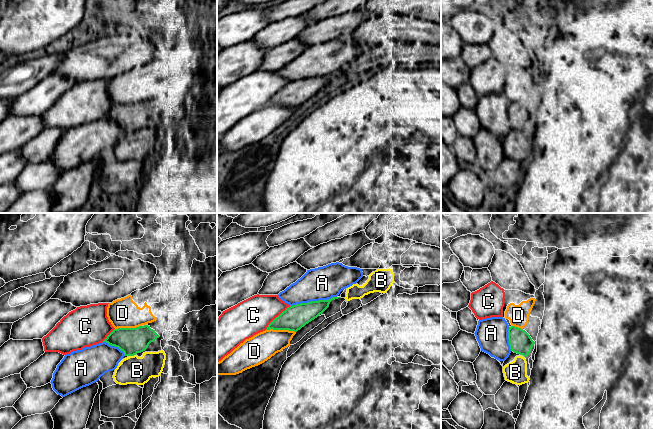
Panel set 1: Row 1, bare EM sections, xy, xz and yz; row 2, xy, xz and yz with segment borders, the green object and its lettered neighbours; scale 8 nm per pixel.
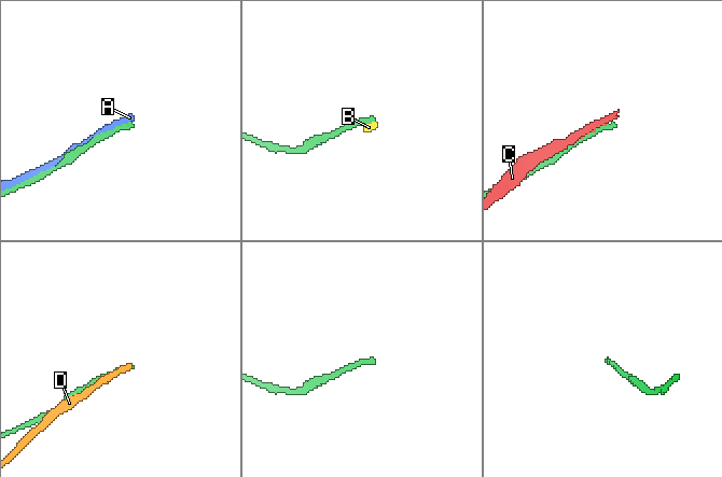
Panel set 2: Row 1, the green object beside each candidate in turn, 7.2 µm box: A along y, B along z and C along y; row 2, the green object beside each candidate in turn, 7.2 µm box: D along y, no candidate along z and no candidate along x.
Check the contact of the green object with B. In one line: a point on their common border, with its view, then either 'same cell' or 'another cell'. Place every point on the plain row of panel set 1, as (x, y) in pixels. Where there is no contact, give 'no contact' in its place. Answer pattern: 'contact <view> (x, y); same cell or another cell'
contact xy (132, 131); another cell

